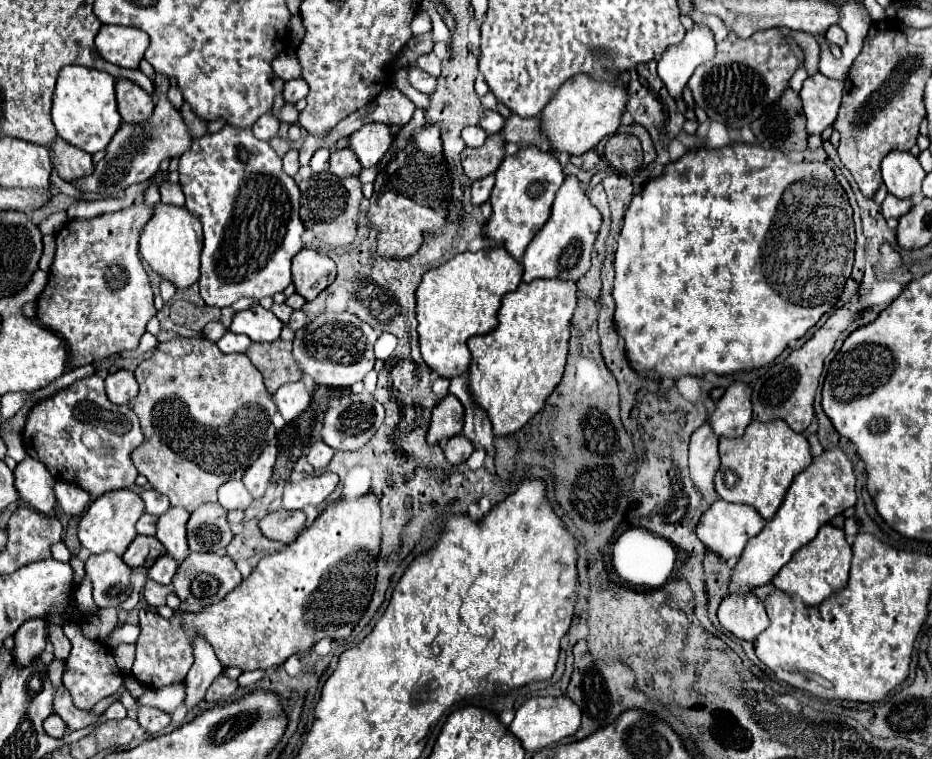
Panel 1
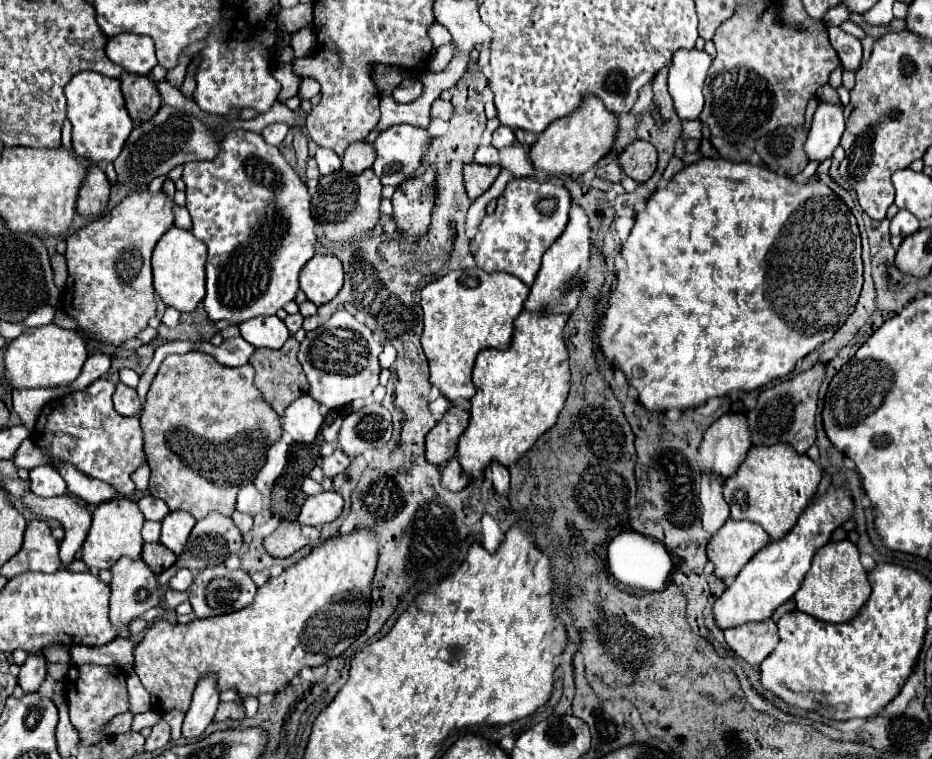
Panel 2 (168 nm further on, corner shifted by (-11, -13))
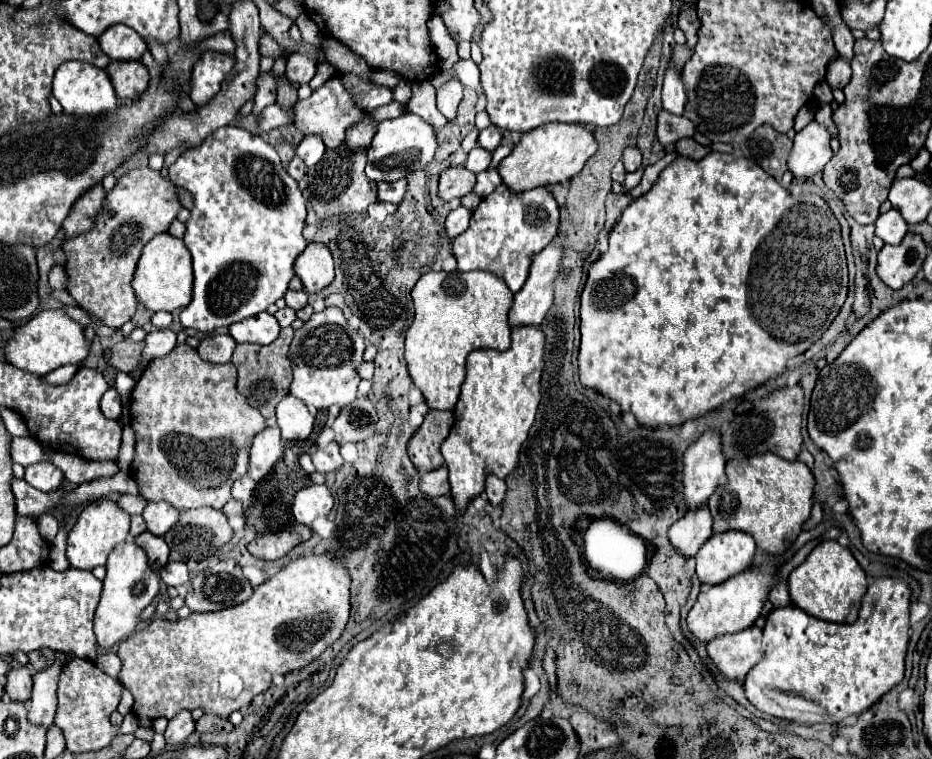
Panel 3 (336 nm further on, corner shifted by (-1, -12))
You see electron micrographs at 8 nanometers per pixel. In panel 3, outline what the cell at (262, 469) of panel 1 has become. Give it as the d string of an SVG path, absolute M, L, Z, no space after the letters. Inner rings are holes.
M267 426L253 438L251 446L251 462L249 462L249 476L259 482L265 474L269 474L275 462L283 458L283 444L279 426Z

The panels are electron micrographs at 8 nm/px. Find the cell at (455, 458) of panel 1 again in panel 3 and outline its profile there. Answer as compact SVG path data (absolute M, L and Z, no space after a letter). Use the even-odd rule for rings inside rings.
M441 466L431 472L421 474L419 490L429 496L449 496L449 480L447 480L447 468Z

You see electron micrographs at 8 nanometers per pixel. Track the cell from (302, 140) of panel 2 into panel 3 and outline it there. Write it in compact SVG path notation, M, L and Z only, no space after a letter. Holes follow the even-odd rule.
M277 76L277 86L279 86L279 96L277 96L277 102L281 106L287 106L287 108L293 108L293 104L297 102L297 86L287 82L287 76Z

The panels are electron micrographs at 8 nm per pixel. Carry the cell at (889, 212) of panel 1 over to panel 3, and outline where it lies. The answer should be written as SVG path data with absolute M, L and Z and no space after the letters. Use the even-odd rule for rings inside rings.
M897 210L881 214L875 222L875 236L879 236L885 244L899 244L905 234L907 234L907 222Z

